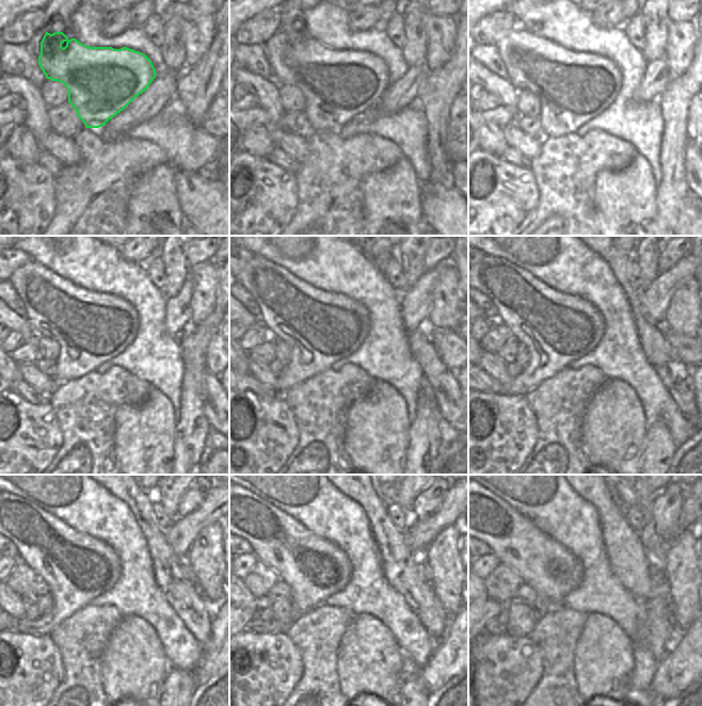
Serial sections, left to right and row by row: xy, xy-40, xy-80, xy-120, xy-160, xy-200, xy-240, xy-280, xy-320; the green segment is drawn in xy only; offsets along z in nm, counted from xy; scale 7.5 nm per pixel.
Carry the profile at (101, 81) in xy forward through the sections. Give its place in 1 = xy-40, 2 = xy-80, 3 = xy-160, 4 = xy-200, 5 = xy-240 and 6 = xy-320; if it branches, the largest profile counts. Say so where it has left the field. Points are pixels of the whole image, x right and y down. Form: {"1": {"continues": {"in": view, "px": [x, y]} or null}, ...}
{"1": {"continues": {"in": "xy-40", "px": [338, 84]}}, "2": {"continues": {"in": "xy-80", "px": [573, 86]}}, "3": {"continues": {"in": "xy-160", "px": [321, 327]}}, "4": {"continues": {"in": "xy-200", "px": [557, 329]}}, "5": {"continues": {"in": "xy-240", "px": [78, 567]}}, "6": {"continues": {"in": "xy-320", "px": [547, 566]}}}

